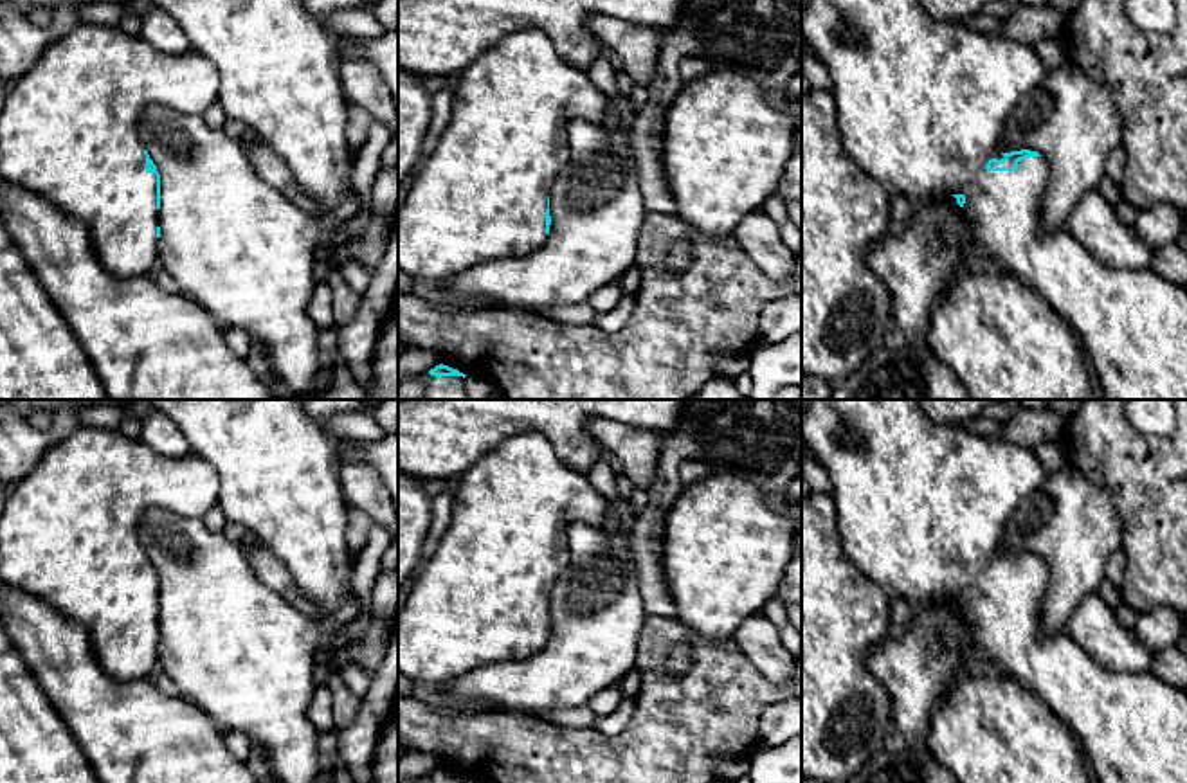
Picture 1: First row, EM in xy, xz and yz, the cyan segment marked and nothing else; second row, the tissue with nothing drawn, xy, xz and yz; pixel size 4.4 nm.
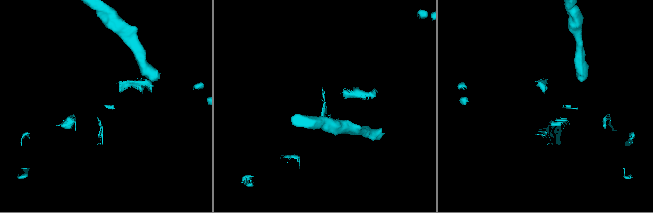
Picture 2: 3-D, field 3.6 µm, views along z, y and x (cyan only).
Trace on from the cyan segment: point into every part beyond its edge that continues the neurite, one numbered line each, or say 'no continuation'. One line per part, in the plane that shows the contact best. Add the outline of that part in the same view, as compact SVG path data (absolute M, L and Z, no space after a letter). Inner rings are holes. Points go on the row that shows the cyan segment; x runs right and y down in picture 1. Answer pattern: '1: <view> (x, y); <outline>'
1: yz (923, 105); M802 0L802 34L816 52L818 59L829 70L832 79L832 95L836 99L838 126L843 137L845 151L870 176L879 180L888 191L899 191L911 202L944 198L956 202L956 194L965 196L962 216L974 232L978 243L1007 272L1032 286L1081 337L1086 358L1092 362L1101 382L1104 400L1187 400L1187 288L1160 277L1153 268L1120 270L1102 265L1088 248L1075 239L1068 227L1045 232L1041 227L1041 200L1048 178L1048 167L1043 157L1030 157L1018 162L1016 171L987 171L991 158L1005 158L1000 153L1007 119L1014 106L1032 90L1047 81L1048 68L1036 50L1028 45L1012 41L996 32L978 32L964 23L942 22L933 18L920 0Z

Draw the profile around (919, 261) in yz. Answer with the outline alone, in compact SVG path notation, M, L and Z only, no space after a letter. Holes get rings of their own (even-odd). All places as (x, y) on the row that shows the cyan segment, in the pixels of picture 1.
M929 198L911 202L910 220L892 223L890 230L870 247L866 261L892 297L892 328L899 329L908 344L926 344L935 306L960 277L983 270L976 257L964 254L962 247L967 243L978 239L964 220L962 207L953 200Z

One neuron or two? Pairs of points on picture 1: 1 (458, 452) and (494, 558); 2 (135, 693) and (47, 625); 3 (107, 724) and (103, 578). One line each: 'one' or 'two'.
1: two
2: one
3: two

